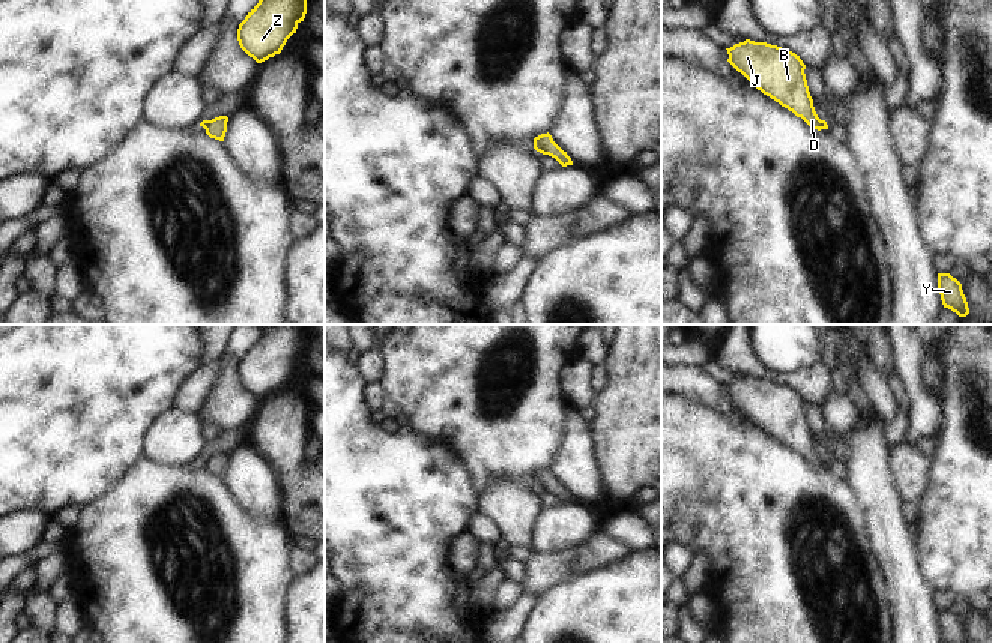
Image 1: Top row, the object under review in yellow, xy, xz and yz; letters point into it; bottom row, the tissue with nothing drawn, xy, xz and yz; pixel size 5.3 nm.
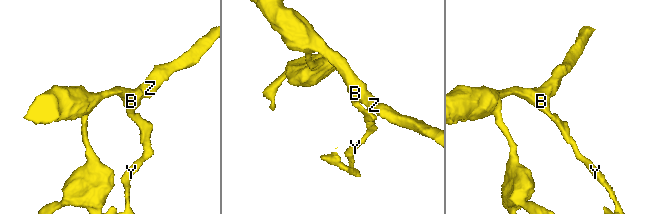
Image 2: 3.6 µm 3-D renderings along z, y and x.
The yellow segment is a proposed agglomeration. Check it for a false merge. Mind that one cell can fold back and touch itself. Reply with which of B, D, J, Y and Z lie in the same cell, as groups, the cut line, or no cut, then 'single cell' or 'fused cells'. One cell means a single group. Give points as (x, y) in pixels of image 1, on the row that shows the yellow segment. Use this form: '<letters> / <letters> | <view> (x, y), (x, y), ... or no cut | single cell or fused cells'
B D J Y Z | no cut | single cell

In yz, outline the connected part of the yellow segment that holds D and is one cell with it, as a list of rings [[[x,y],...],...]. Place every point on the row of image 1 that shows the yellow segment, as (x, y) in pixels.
[[[746,39],[726,48],[727,62],[758,90],[801,117],[812,129],[828,129],[815,111],[806,80],[806,65],[795,53]]]

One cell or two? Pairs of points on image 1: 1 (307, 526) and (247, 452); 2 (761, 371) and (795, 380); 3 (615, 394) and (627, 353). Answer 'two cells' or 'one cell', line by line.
1: two cells
2: one cell
3: one cell

